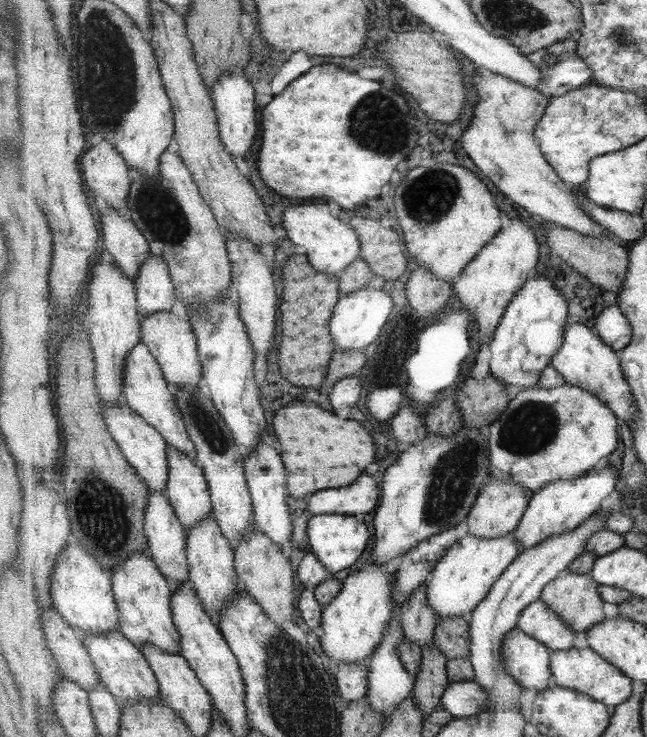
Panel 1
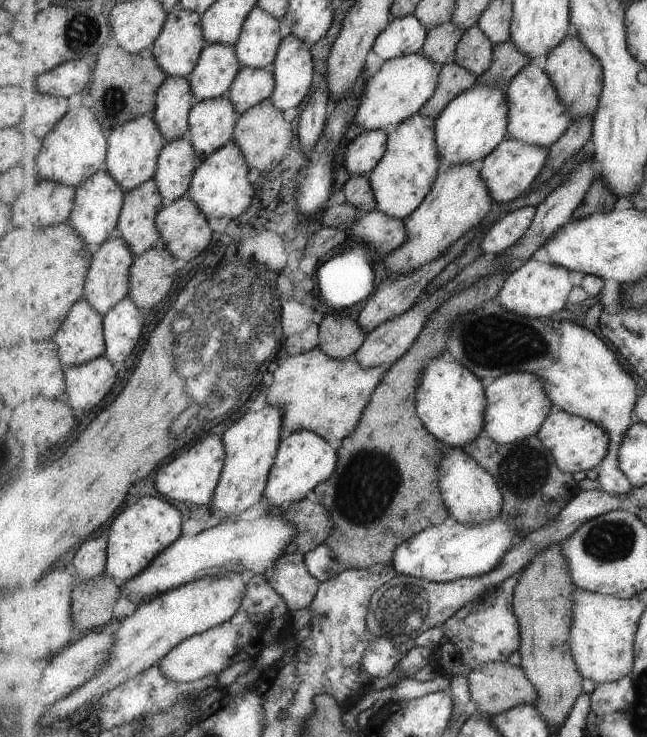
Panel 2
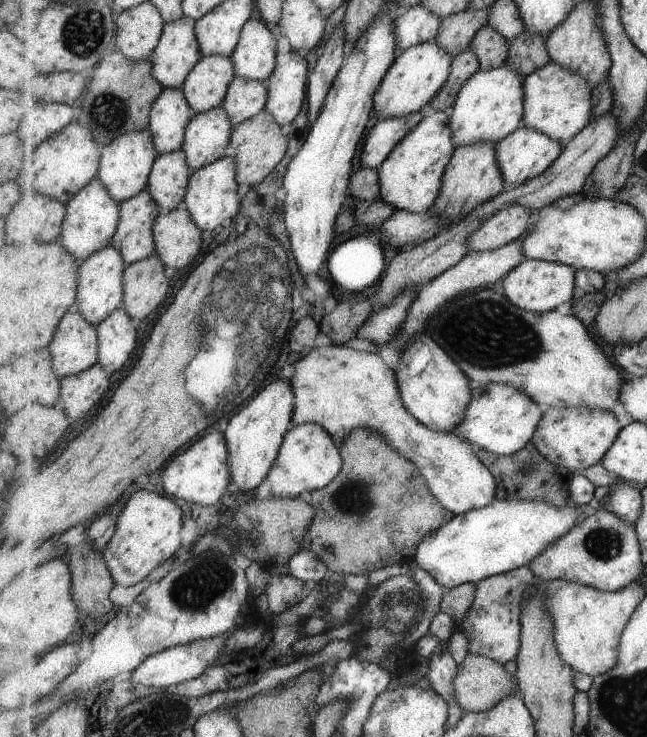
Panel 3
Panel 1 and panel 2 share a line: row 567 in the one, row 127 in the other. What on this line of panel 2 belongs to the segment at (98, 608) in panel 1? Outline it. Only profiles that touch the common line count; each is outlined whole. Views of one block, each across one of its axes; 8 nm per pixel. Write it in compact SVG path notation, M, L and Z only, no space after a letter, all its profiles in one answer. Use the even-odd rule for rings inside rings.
M81 106L69 110L43 140L43 148L32 162L37 175L42 180L53 180L59 184L79 188L97 172L105 169L108 133L105 132L101 120L97 120L92 108Z

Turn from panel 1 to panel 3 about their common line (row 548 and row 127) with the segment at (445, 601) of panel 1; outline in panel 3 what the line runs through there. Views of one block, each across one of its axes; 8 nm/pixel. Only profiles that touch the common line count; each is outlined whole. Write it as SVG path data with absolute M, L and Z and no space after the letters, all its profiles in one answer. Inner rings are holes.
M505 65L502 67L484 71L479 69L463 86L457 95L455 104L452 106L452 115L450 118L450 127L452 128L453 142L456 148L465 145L474 145L486 141L487 143L501 142L510 134L513 134L523 125L525 114L524 104L524 78L515 69Z

